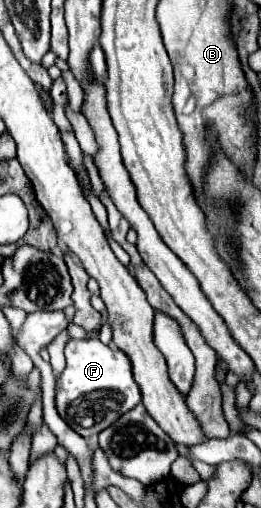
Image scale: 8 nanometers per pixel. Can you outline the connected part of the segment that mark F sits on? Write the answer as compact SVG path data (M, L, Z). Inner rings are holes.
M83 339L69 341L64 355L67 367L57 381L55 405L61 419L81 437L99 435L141 401L139 387L131 375L131 363L119 349L103 345L99 339Z

